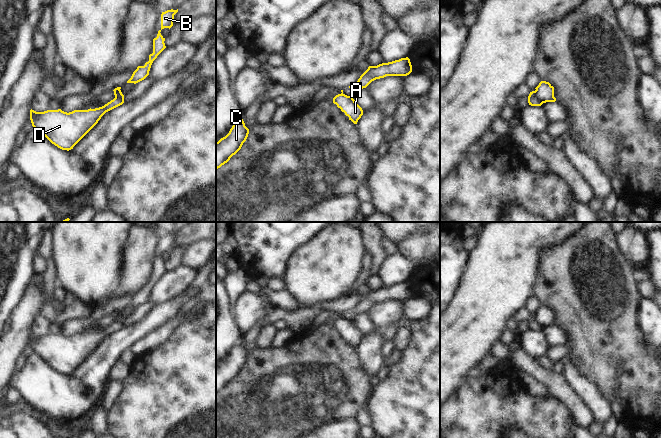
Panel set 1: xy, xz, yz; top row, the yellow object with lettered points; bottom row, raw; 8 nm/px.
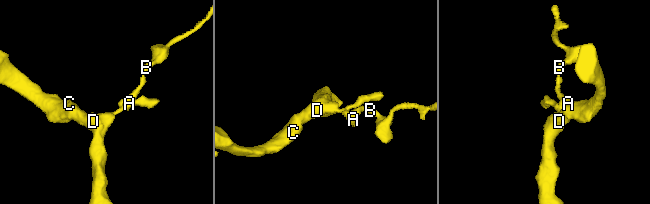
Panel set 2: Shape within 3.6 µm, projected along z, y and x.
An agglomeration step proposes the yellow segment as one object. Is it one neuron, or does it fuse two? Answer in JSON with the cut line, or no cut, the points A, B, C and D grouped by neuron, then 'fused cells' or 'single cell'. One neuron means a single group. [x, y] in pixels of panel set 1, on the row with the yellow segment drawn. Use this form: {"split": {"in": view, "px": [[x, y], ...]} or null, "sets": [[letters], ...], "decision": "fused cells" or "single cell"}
{"split": {"in": "yz", "px": [[534, 91], [542, 103]]}, "sets": [["A", "B"], ["C", "D"]], "decision": "fused cells"}

